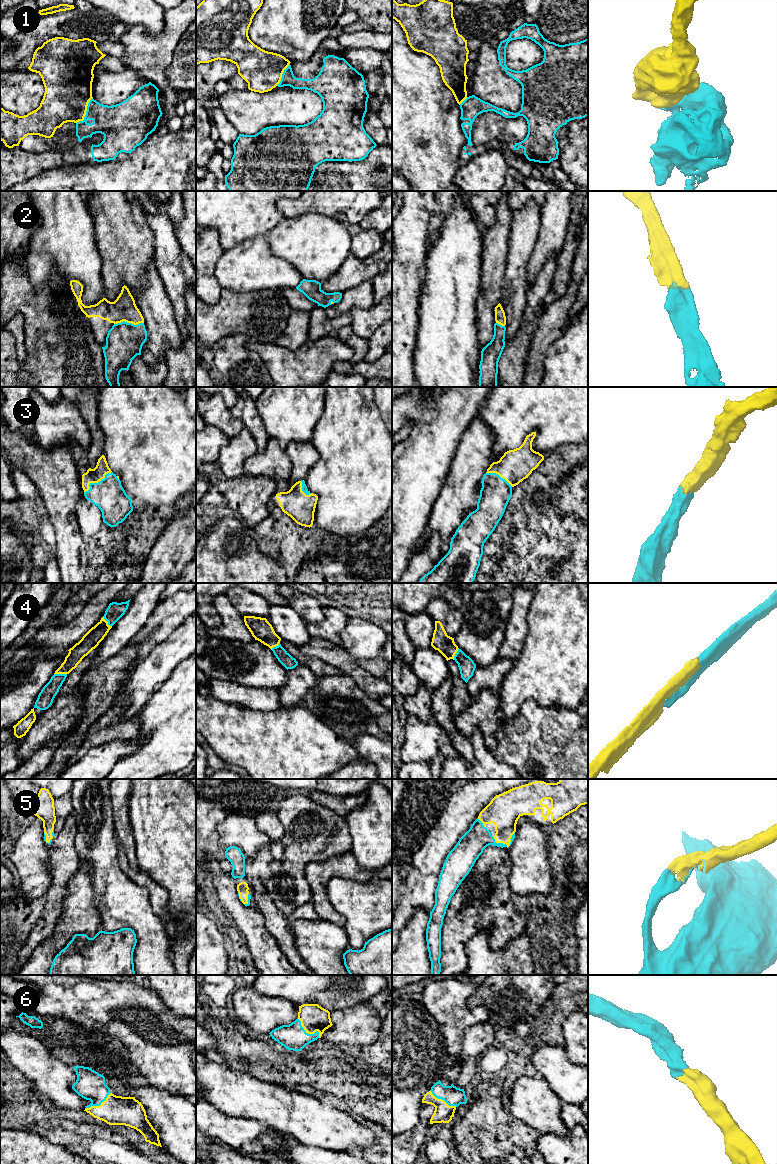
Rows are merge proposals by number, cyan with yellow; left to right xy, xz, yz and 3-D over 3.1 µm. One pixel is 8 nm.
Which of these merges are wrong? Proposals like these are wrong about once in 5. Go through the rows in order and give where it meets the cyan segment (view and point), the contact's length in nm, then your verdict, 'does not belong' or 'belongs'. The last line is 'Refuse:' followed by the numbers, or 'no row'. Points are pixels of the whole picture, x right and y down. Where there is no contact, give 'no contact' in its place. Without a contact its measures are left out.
1: meets cyan in xy at (86, 112); contact 260 nm long; does not belong
2: meets cyan in xy at (128, 323); contact 240 nm long; belongs
3: meets cyan in xy at (96, 483); contact 280 nm long; belongs
4: meets cyan in xy at (60, 674); contact 100 nm long; belongs
5: meets cyan in yz at (499, 843); contact 140 nm long; belongs
6: meets cyan in xz at (307, 1033); contact 240 nm long; belongs
Refuse: 1

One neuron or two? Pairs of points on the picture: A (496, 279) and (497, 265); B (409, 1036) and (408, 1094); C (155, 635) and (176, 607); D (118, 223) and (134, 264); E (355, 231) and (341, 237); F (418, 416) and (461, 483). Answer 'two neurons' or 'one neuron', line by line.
A: one neuron
B: one neuron
C: one neuron
D: one neuron
E: two neurons
F: two neurons

